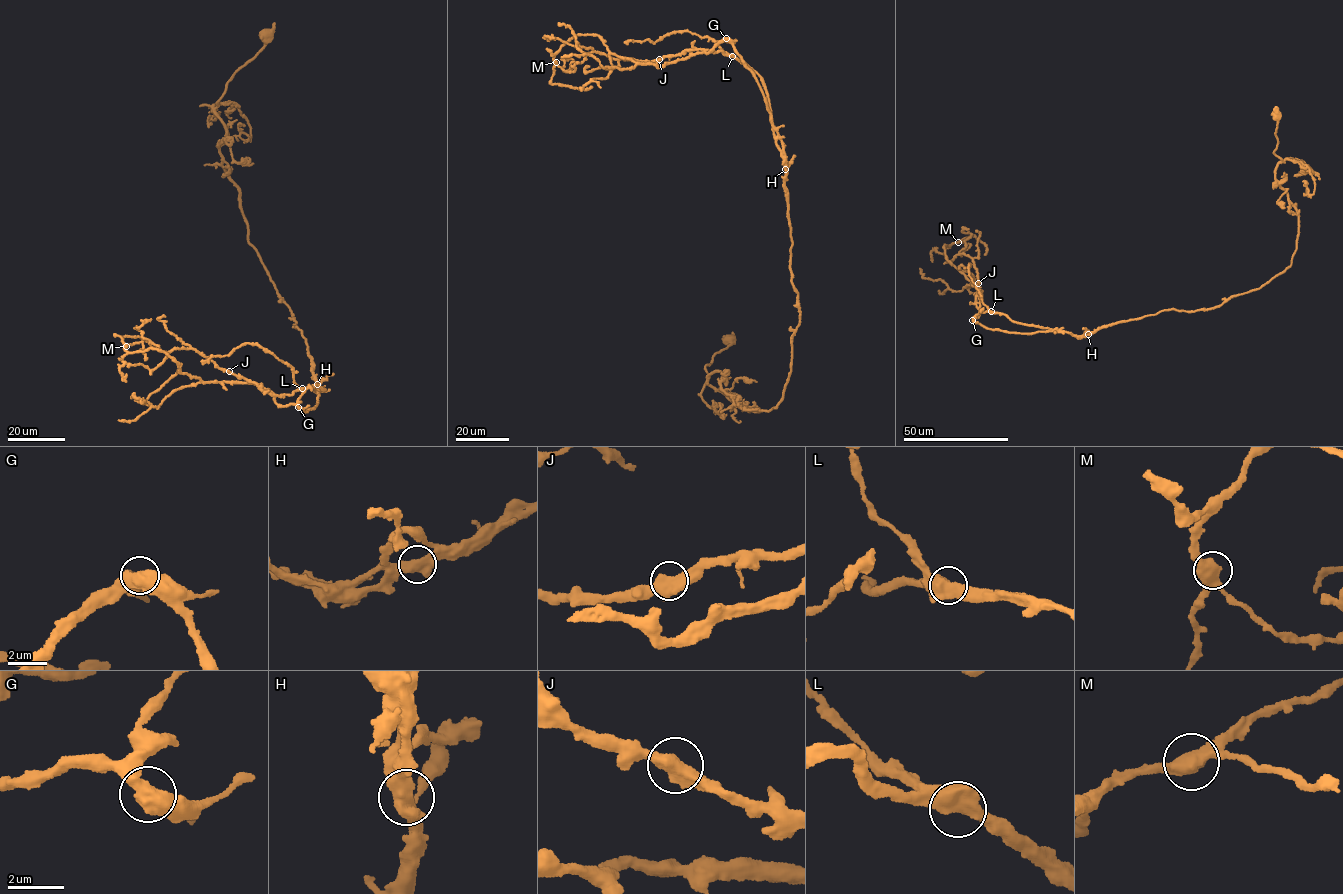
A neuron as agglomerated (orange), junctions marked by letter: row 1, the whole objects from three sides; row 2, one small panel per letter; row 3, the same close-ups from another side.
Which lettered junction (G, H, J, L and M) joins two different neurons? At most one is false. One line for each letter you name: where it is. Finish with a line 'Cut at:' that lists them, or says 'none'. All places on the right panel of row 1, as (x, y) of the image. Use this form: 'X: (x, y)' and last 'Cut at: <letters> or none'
H: (1088, 334)
Cut at: H

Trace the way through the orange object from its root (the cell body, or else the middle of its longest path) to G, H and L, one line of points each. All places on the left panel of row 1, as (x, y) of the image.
G: (265, 36), (217, 102), (226, 132), (217, 146), (249, 242), (293, 313), (322, 388), (315, 409), (298, 407)
H: (265, 36), (217, 102), (226, 132), (217, 146), (239, 192), (249, 242), (307, 341), (316, 384)
L: (265, 36), (217, 102), (226, 132), (217, 146), (249, 242), (325, 390), (302, 388)

